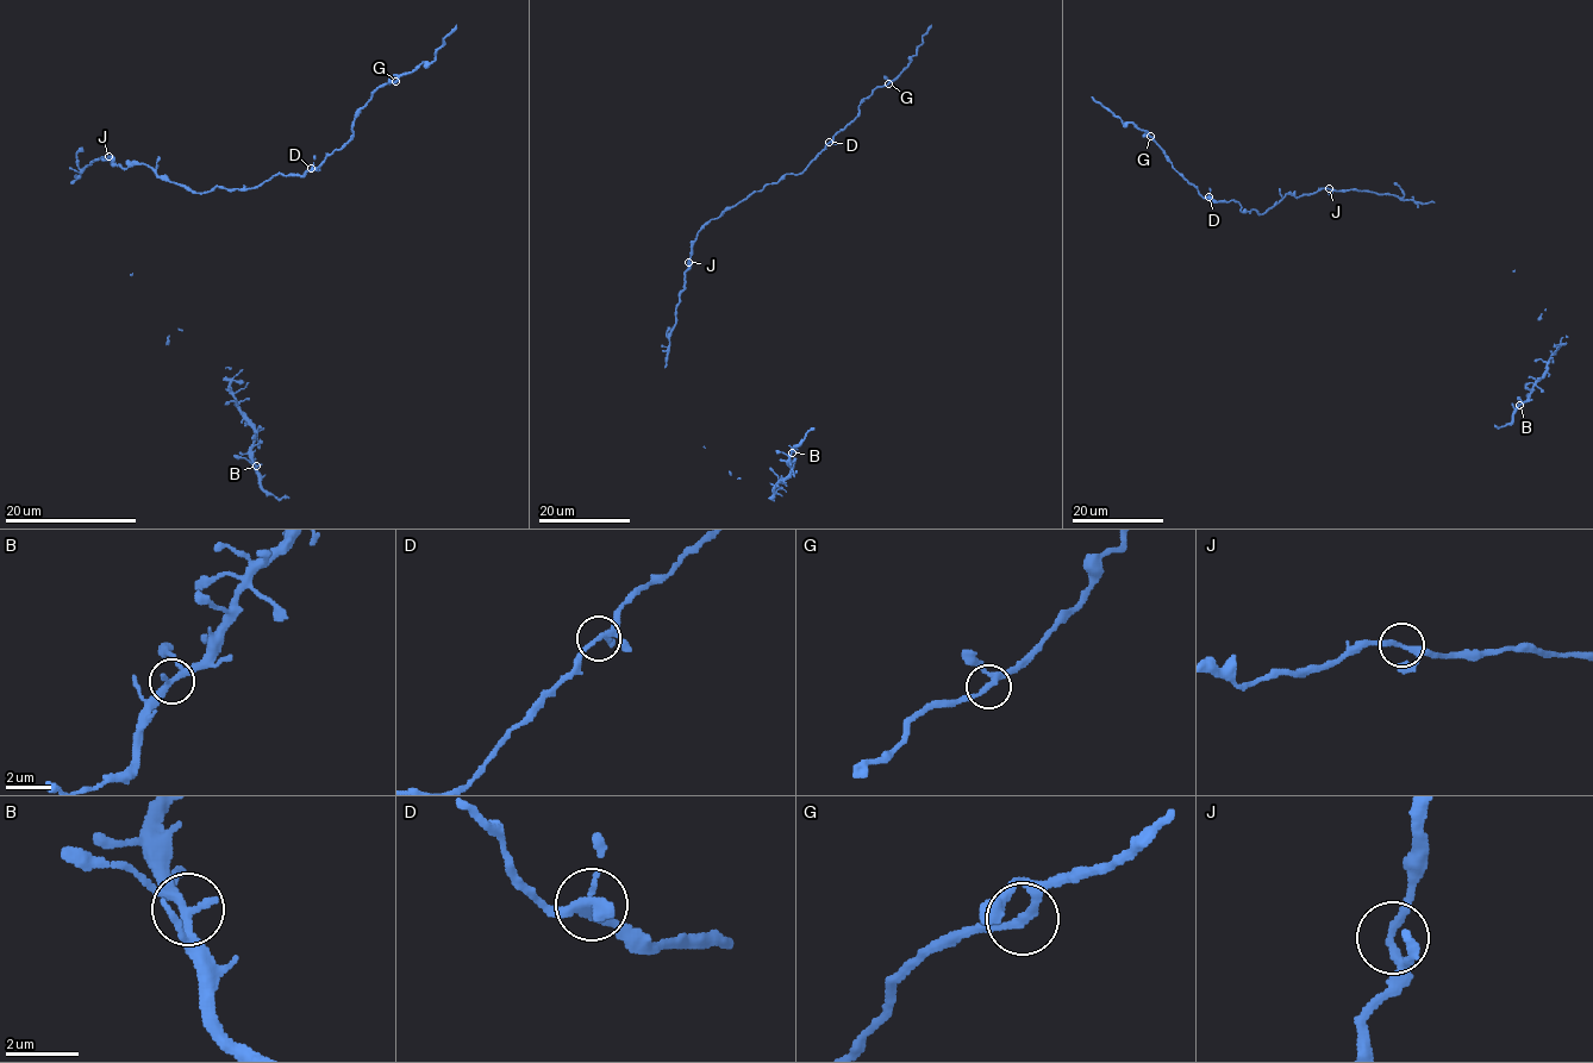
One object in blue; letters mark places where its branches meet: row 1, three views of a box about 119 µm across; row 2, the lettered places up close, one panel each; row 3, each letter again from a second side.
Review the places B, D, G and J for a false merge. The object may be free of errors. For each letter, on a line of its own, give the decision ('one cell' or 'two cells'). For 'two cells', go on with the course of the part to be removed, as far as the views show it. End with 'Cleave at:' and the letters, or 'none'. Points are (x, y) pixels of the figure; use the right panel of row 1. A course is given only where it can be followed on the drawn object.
B: one cell
D: one cell
G: one cell
J: one cell
Cleave at: none

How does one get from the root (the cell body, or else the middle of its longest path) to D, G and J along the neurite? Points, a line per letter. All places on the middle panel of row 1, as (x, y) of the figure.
D: (683, 287), (693, 242), (701, 227), (786, 174), (799, 174), (829, 142)
G: (683, 287), (693, 242), (705, 224), (786, 174), (799, 174), (857, 116), (861, 101), (878, 87), (889, 83)
J: (683, 287), (688, 262)

